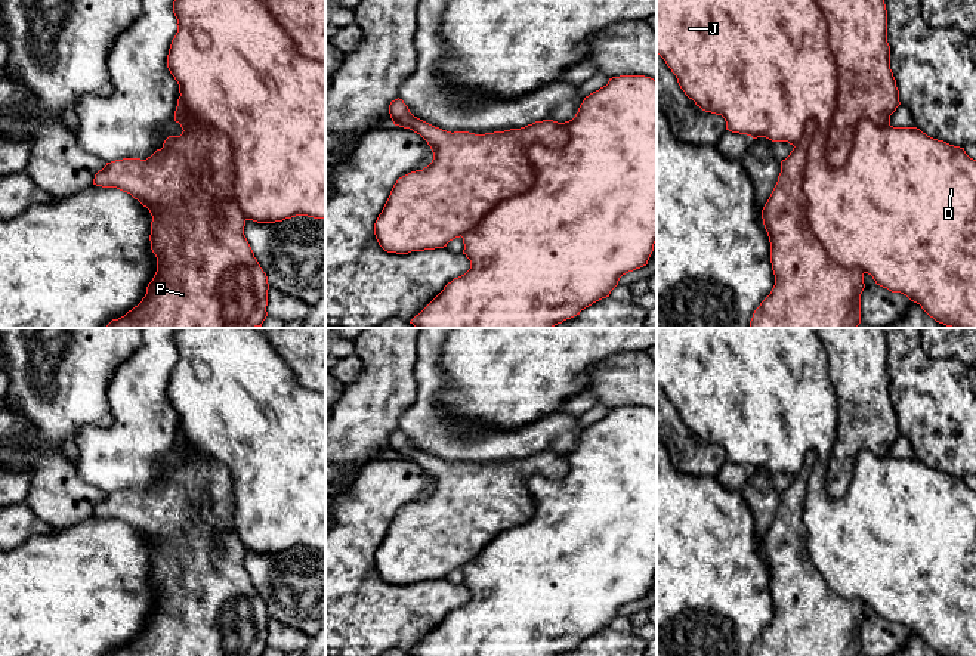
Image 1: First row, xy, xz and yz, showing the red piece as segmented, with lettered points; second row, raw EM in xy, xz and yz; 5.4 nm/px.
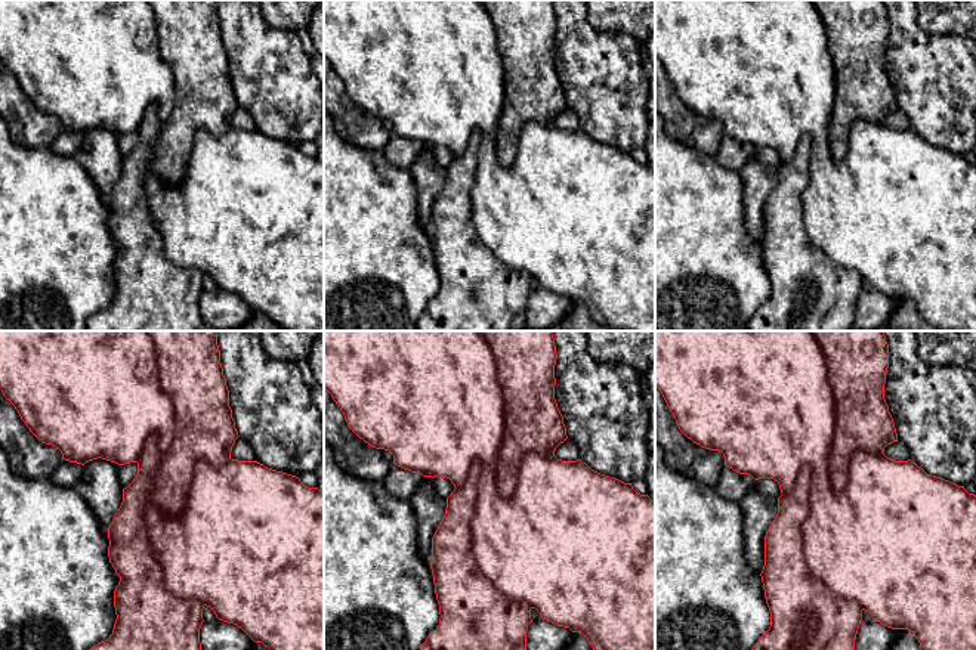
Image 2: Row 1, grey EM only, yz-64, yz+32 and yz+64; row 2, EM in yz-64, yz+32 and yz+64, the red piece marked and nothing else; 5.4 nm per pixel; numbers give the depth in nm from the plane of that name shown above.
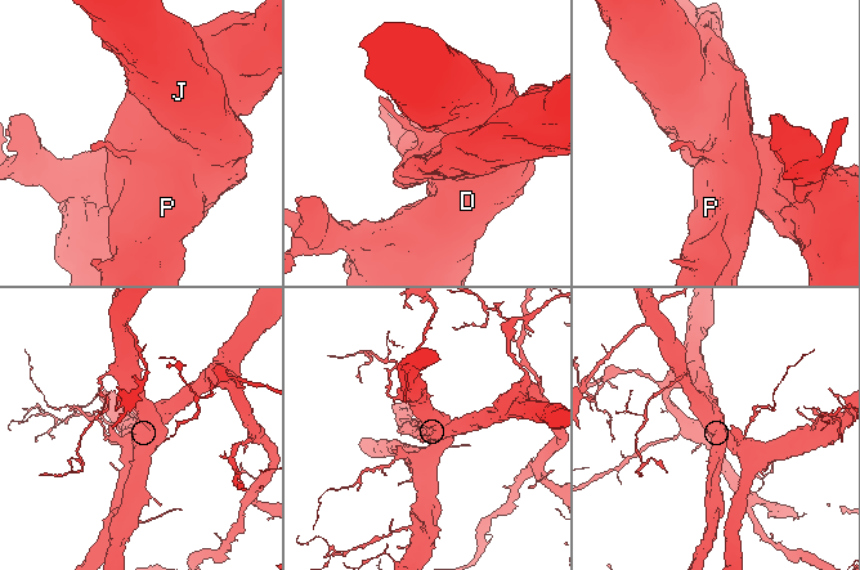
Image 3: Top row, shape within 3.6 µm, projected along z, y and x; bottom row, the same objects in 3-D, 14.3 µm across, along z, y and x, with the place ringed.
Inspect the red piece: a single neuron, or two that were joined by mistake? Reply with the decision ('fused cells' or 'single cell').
fused cells

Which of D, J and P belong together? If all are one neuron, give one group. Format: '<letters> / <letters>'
D J / P

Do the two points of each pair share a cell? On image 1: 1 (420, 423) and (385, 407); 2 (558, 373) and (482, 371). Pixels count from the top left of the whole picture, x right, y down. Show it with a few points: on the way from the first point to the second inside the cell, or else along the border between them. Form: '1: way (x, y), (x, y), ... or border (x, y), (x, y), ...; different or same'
1: border (414, 380), (416, 398), (400, 415), (397, 427); different
2: way (539, 373), (516, 373), (512, 377), (502, 371); same

